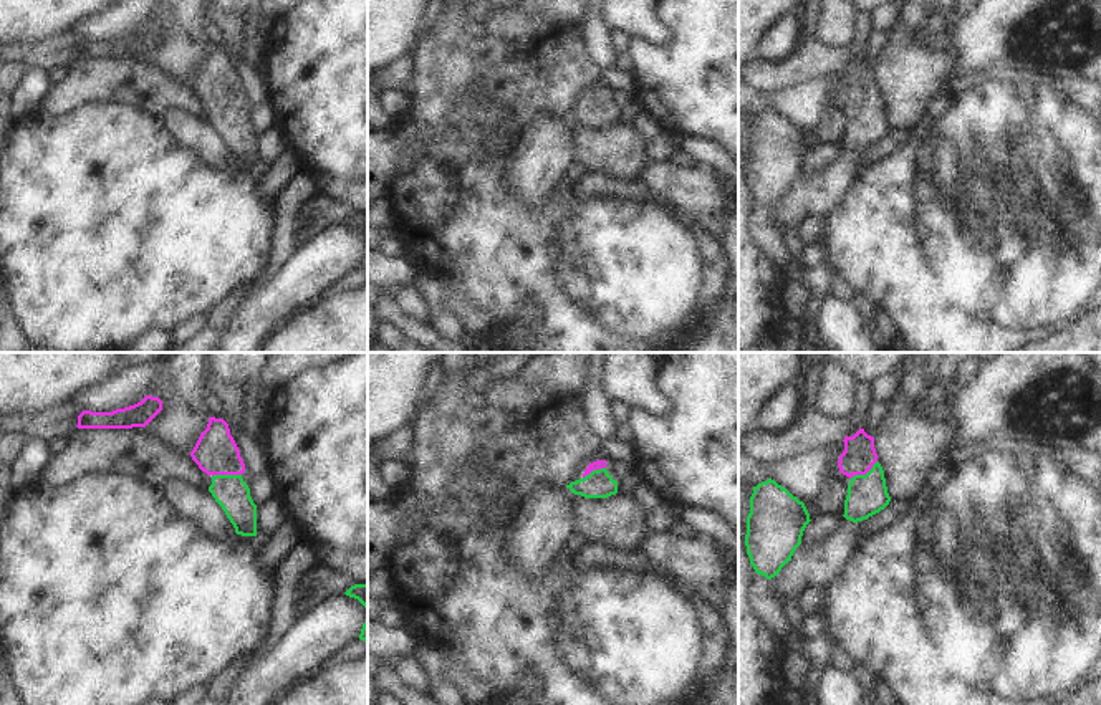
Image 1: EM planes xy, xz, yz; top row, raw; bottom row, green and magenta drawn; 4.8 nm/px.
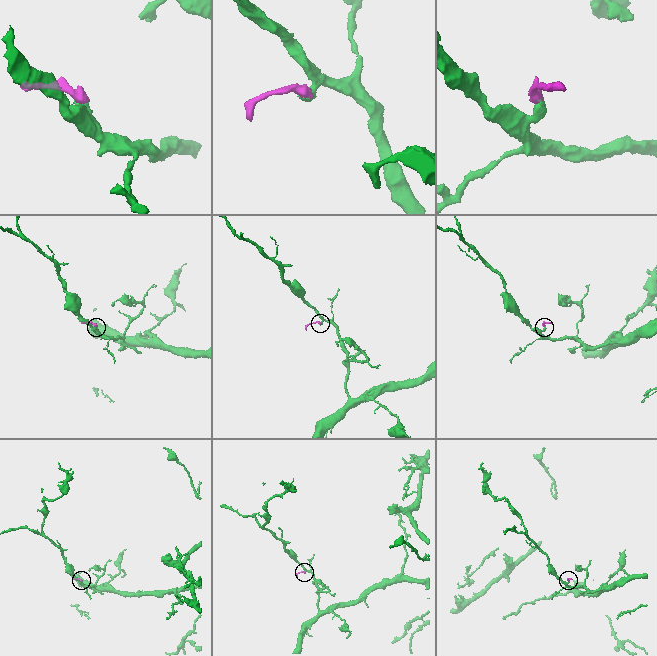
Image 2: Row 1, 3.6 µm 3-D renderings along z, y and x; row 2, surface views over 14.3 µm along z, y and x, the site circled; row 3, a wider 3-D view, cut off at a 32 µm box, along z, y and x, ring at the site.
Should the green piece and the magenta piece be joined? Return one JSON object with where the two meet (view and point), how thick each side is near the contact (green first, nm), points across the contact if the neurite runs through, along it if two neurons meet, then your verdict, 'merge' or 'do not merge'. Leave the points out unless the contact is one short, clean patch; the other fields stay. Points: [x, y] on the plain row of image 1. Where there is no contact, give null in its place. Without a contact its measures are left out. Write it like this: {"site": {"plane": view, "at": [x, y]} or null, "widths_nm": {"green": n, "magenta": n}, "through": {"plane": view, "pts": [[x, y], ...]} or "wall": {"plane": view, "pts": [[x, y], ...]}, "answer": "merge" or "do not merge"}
{"site": {"plane": "xy", "at": [225, 105]}, "widths_nm": {"green": 170, "magenta": 220}, "through": {"plane": "xy", "pts": [[230, 121], [225, 105], [225, 95], [216, 81]]}, "answer": "merge"}

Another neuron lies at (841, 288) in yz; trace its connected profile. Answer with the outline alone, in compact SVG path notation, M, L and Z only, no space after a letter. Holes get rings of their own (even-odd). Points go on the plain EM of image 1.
M833 270L831 293L841 301L853 301L854 290L849 281L836 270Z

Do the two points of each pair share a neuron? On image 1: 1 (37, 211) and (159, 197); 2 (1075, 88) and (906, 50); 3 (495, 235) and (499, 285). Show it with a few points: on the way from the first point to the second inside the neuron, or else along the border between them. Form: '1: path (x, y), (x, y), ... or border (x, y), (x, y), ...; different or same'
1: path (67, 211), (129, 211); same
2: border (952, 75), (927, 105); different
3: path (495, 247), (499, 252), (499, 273); same

